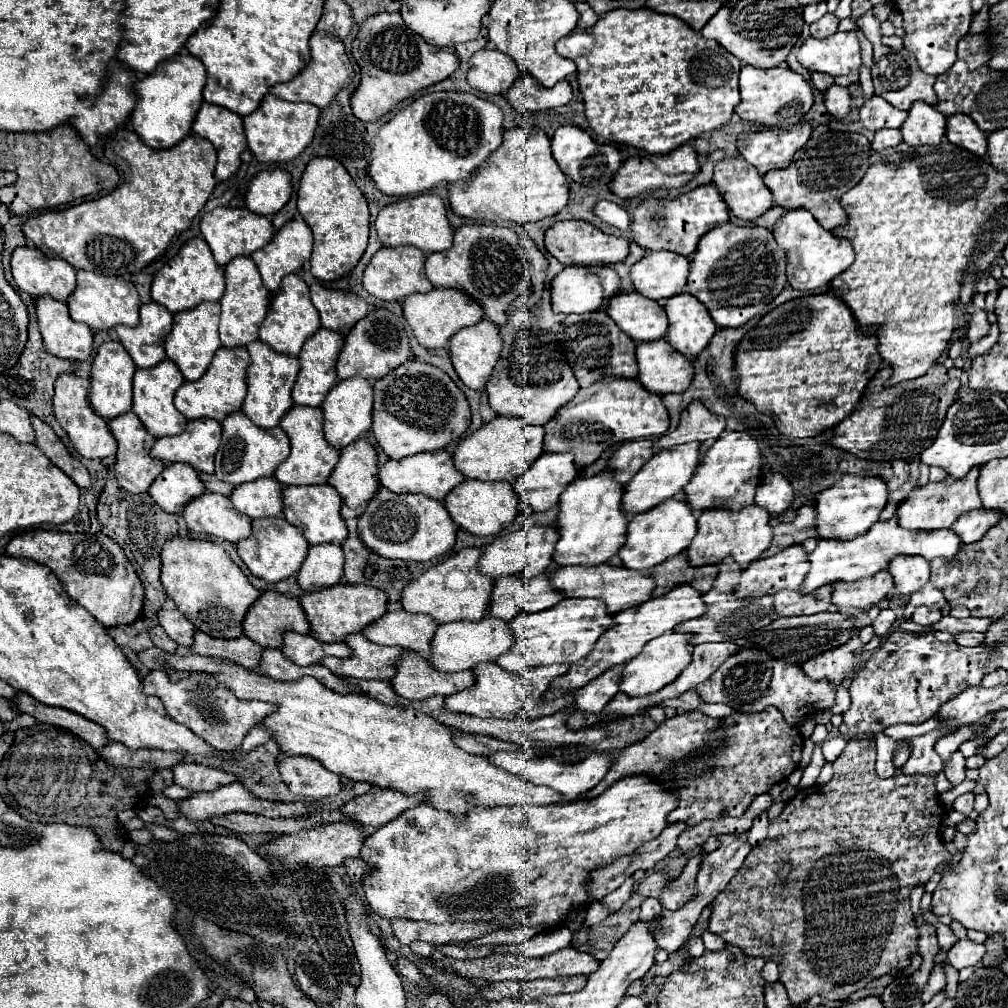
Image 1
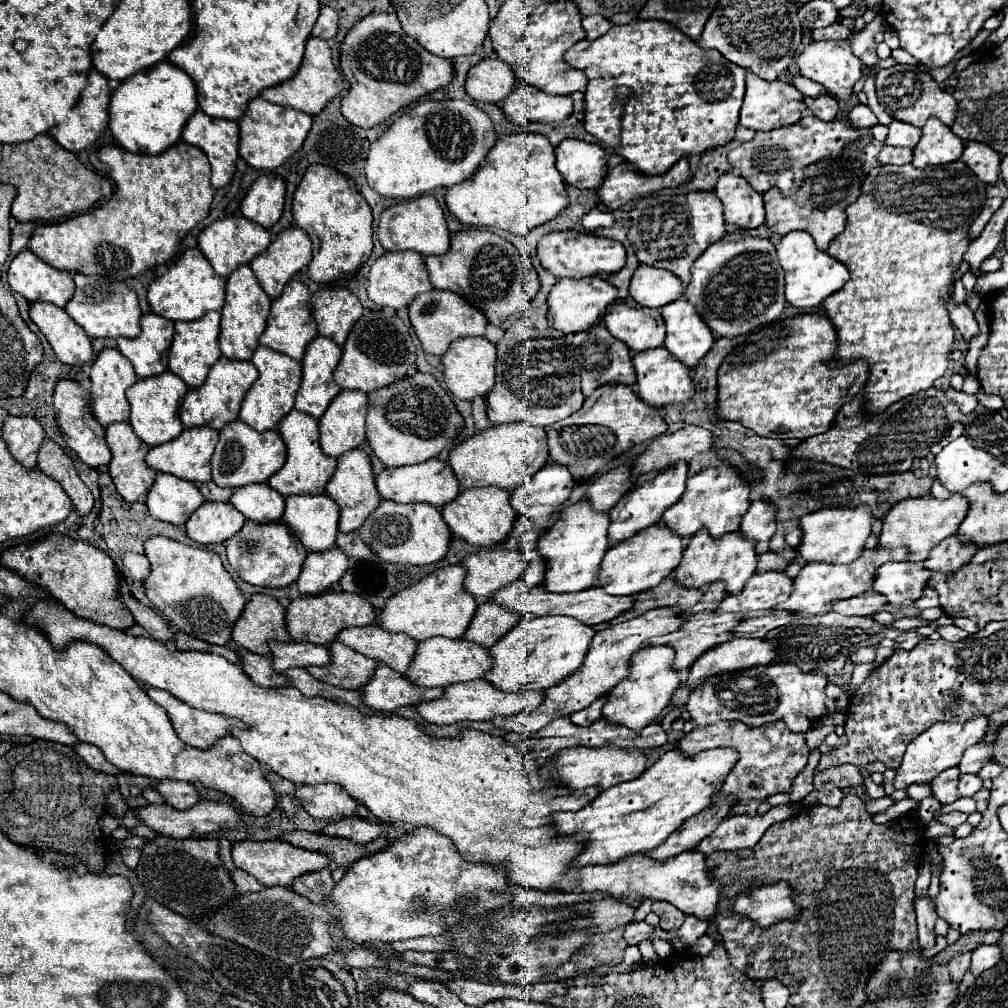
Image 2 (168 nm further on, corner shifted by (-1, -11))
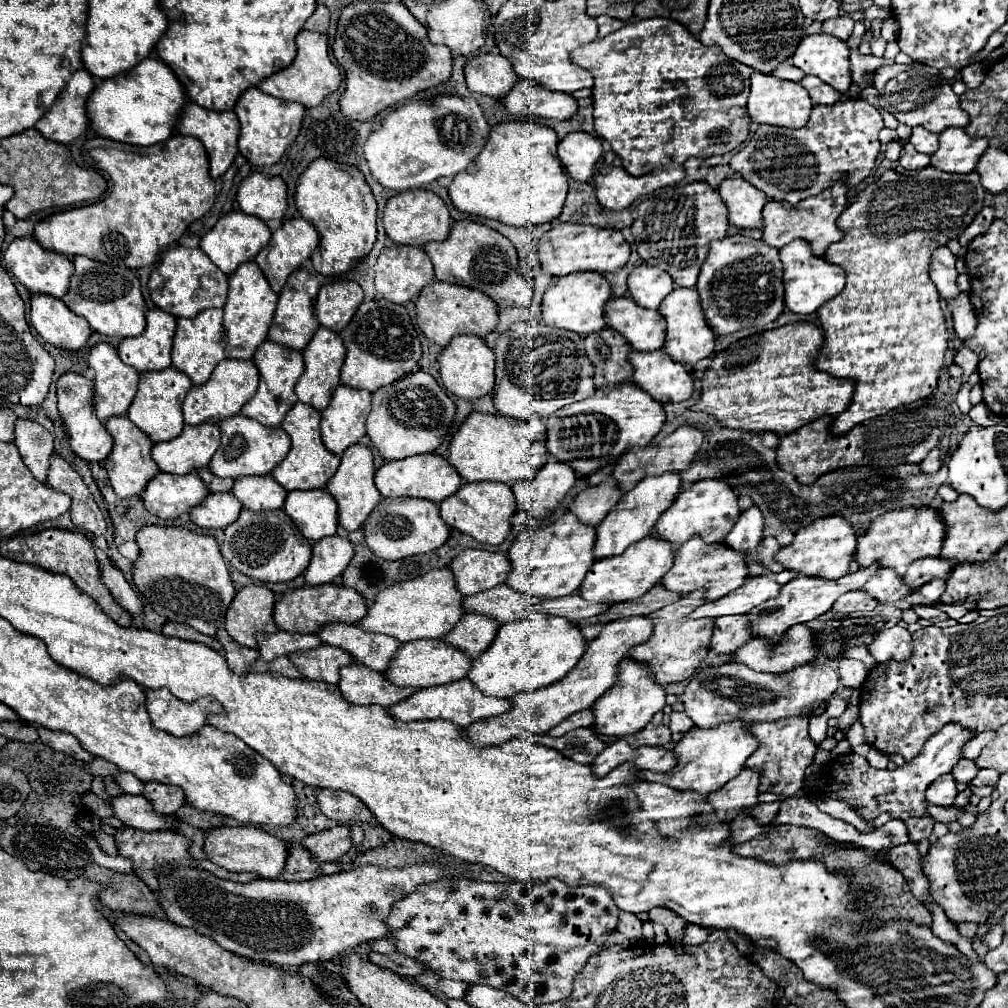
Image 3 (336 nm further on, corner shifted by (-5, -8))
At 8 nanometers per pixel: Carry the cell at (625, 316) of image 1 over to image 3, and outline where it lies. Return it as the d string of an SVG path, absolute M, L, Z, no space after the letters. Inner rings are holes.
M611 297L605 305L605 323L619 331L635 351L655 351L665 341L661 313L639 307L631 297Z

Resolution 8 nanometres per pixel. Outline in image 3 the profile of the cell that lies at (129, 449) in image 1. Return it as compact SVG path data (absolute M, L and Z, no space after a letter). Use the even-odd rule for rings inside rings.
M125 415L121 417L109 417L105 423L107 431L113 435L113 449L105 459L105 469L107 469L107 477L111 481L111 487L115 489L115 493L119 497L133 497L133 495L141 495L145 485L149 483L149 479L153 475L159 473L155 461L151 459L151 447L153 441L135 425L131 423Z

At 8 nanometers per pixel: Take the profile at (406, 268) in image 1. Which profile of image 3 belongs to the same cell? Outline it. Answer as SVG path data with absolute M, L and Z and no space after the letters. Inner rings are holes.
M391 245L385 247L375 263L375 287L377 291L393 301L393 303L407 303L413 297L421 293L421 289L433 281L433 263L427 257L427 253L419 247L409 247L409 245Z

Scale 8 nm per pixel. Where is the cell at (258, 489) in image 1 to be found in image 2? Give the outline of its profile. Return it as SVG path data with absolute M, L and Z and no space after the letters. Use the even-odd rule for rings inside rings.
M247 484L245 488L237 488L231 496L231 504L247 518L255 522L277 522L285 510L285 498L273 490L269 484Z

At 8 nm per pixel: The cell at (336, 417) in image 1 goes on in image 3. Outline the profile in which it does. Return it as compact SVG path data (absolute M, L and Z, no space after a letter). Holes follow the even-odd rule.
M347 385L333 391L331 403L321 411L321 439L325 447L341 455L365 435L365 419L371 409L371 393Z

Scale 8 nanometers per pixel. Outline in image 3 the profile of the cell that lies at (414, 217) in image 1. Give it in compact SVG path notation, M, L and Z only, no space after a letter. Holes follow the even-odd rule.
M409 189L391 197L383 211L383 225L393 243L423 247L429 241L443 241L451 231L453 219L439 195L425 189Z

